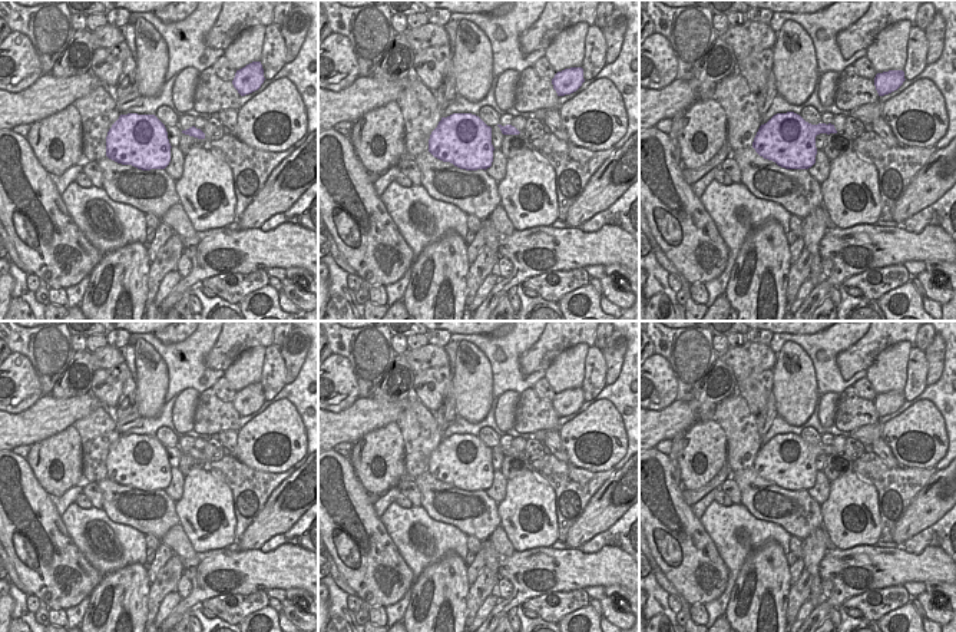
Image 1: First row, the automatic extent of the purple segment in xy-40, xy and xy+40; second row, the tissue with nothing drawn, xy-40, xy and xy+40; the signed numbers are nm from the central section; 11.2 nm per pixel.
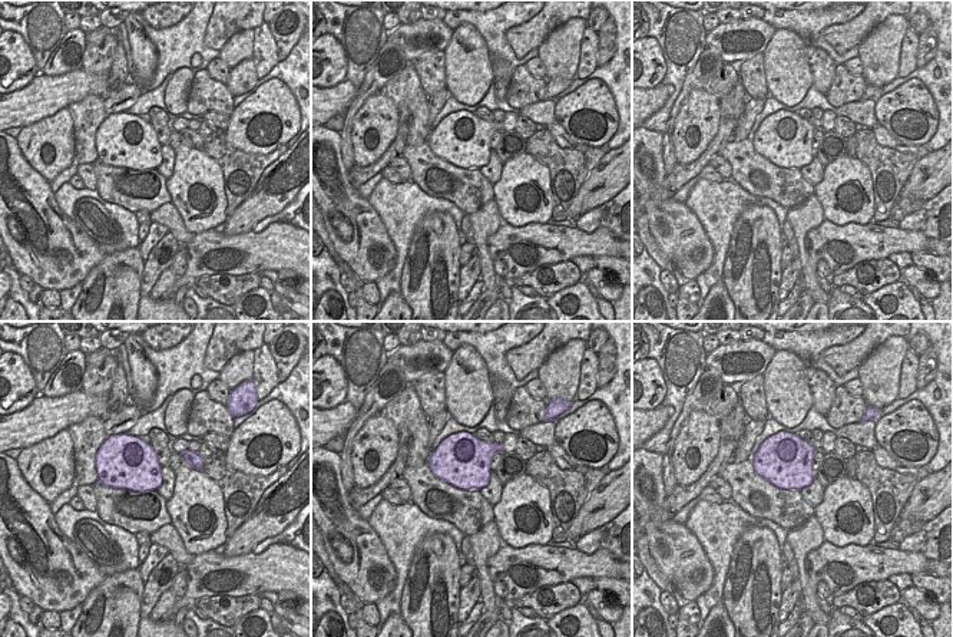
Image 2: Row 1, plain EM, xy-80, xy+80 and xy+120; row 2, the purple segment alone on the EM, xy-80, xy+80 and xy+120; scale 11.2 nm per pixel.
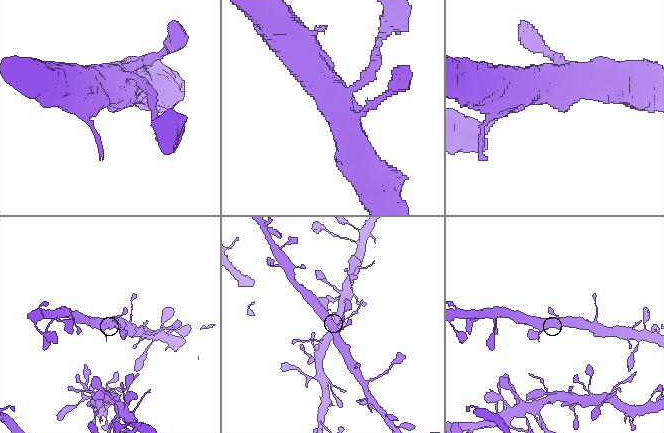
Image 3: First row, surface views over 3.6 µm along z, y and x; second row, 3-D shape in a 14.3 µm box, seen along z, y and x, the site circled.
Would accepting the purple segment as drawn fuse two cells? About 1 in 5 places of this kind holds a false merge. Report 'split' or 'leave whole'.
leave whole

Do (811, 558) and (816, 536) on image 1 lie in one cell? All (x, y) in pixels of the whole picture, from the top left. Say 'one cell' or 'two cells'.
one cell

